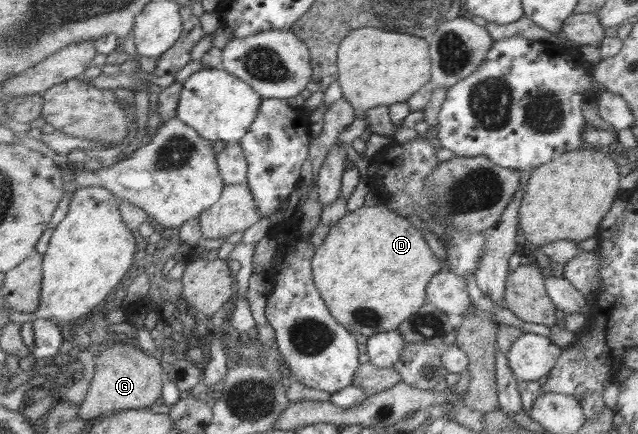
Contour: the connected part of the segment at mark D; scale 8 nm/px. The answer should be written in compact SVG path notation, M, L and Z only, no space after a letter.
M383 201L380 204L371 202L356 212L349 212L334 225L327 241L315 254L313 268L316 284L336 320L356 335L368 337L398 331L400 324L428 303L428 285L444 269L424 233L412 220L398 214Z

